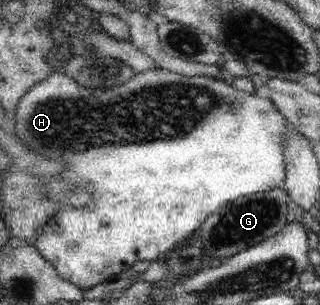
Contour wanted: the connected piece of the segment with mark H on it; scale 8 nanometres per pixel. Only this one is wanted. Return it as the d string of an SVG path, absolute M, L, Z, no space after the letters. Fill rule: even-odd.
M60 72L48 75L43 81L35 84L19 100L16 116L16 136L28 147L34 148L52 158L66 158L68 168L64 174L70 176L70 182L90 182L96 192L96 204L90 208L56 209L55 218L58 218L58 226L51 231L44 226L37 230L35 247L41 255L54 267L56 273L72 286L80 289L91 288L98 284L113 280L115 276L132 269L132 264L138 260L163 260L166 252L174 246L182 245L194 230L221 207L242 197L250 197L253 194L272 189L285 188L285 142L289 139L290 124L288 119L280 114L275 106L274 99L261 98L256 93L248 93L232 87L228 80L221 80L205 76L189 76L186 74L166 72L136 73L132 82L126 82L112 90L86 90L78 88L68 76Z

